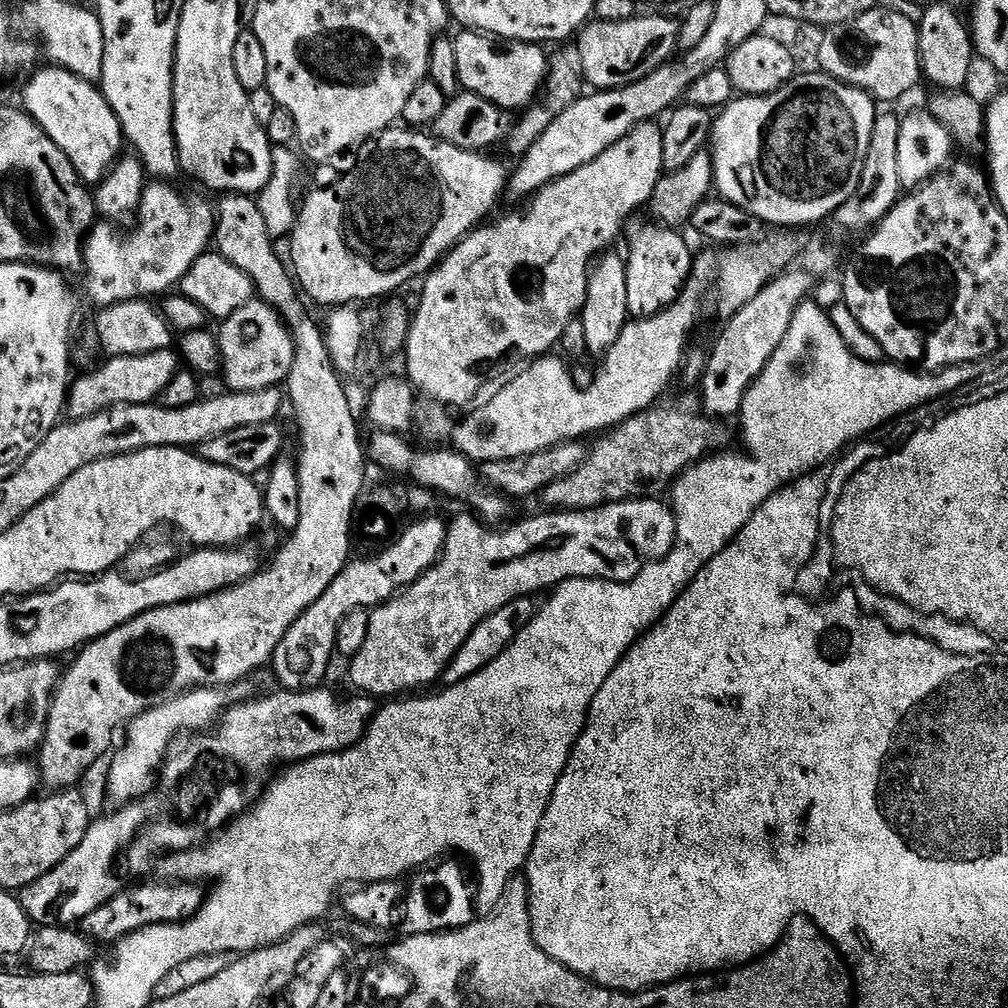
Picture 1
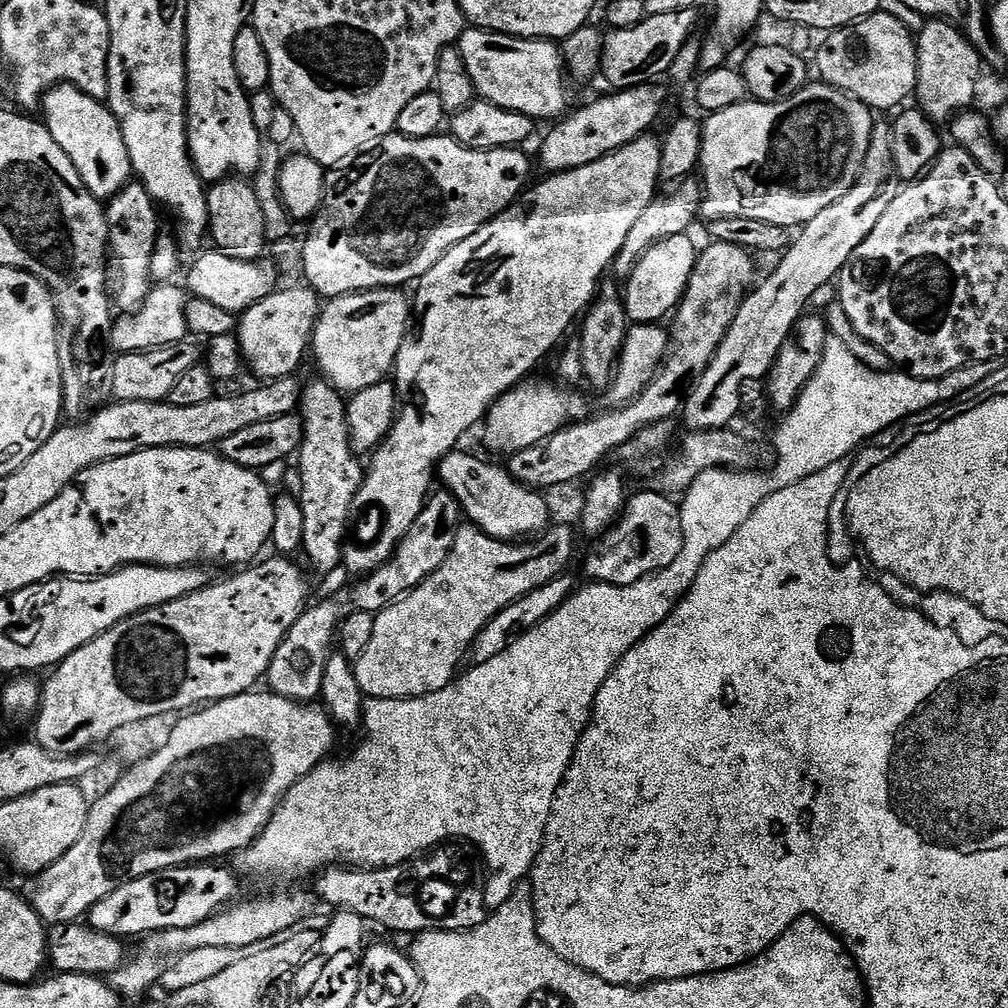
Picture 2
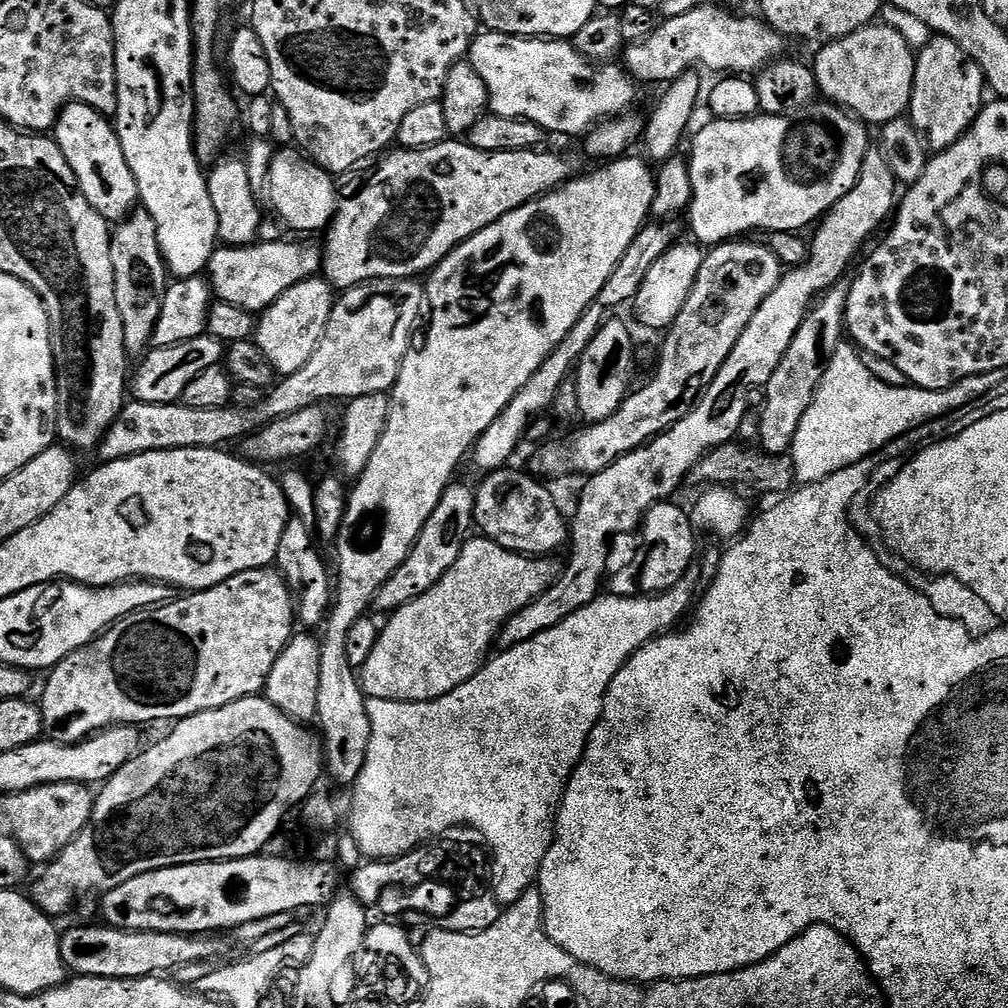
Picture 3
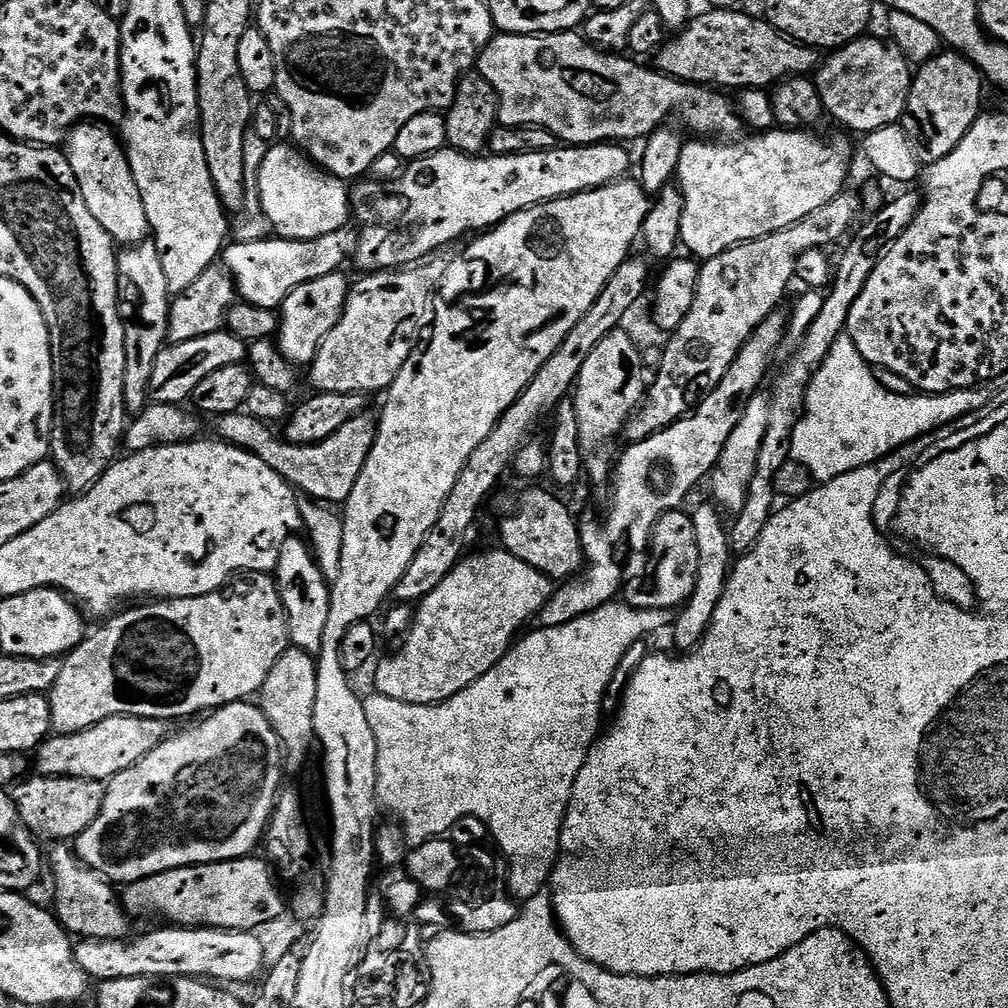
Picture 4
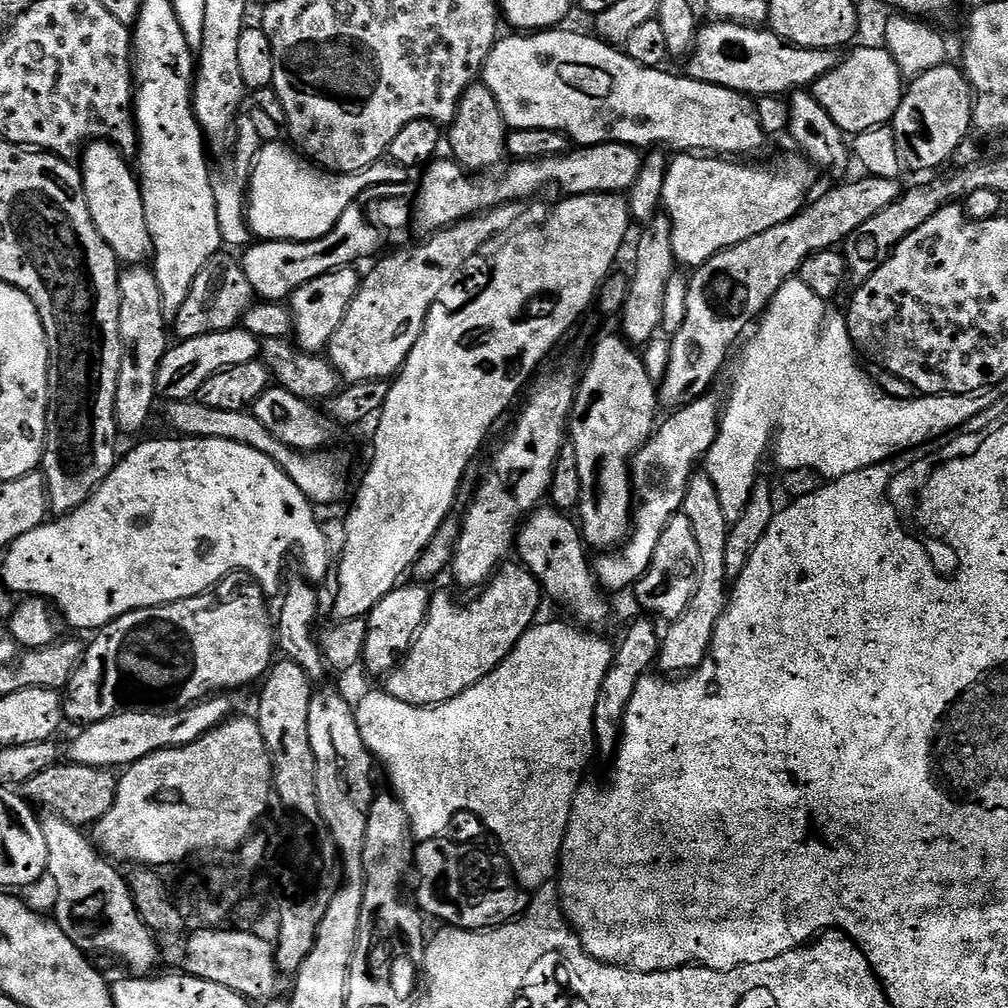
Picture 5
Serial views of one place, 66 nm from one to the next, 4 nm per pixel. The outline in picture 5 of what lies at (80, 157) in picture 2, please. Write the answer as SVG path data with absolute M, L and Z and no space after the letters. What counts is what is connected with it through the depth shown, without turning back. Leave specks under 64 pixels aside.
M107 141L91 143L82 154L84 193L98 234L114 250L124 266L140 266L153 255L152 235L146 226L144 194L137 173L127 164L125 153Z

